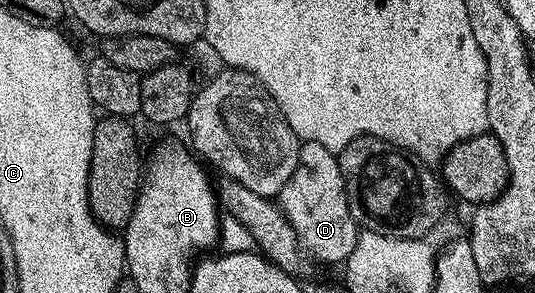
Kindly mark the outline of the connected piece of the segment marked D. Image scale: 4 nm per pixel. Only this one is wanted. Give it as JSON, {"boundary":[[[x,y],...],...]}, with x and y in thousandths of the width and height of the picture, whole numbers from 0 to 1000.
{"boundary":[[[594,481],[561,491],[557,563],[520,669],[520,703],[542,754],[555,819],[570,860],[606,898],[641,901],[662,863],[669,765],[654,727],[643,594],[630,519],[594,495]]]}

